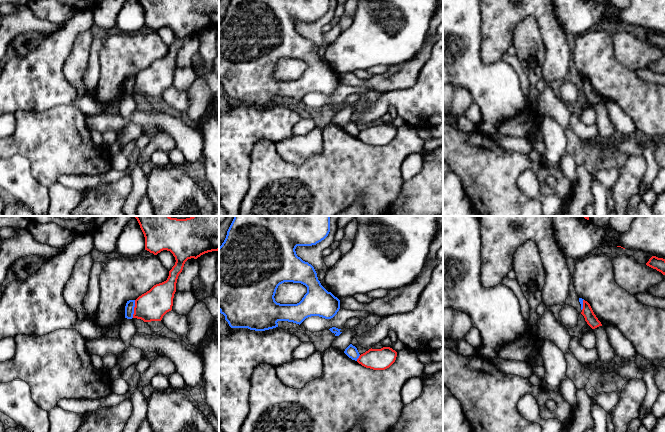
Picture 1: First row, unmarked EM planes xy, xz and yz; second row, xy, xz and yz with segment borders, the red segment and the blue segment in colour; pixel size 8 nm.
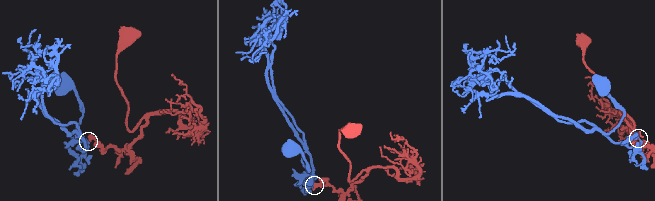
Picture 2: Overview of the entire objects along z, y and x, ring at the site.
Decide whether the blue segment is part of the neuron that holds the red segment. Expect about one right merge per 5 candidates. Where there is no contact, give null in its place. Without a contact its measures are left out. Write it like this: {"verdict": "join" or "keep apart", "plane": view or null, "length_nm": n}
{"verdict": "keep apart", "plane": "xy", "length_nm": 150}

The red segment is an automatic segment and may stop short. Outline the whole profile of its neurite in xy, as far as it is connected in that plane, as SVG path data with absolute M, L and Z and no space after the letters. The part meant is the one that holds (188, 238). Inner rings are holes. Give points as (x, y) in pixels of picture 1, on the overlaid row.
M134 216L145 237L145 250L157 255L163 250L170 251L175 257L175 265L169 271L166 281L154 285L149 291L135 300L133 318L144 322L161 321L172 310L176 283L188 259L219 250L219 216L192 216L186 219L170 216Z

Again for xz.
M390 347L381 349L369 349L361 354L357 362L366 368L373 370L385 370L396 360L397 352Z

